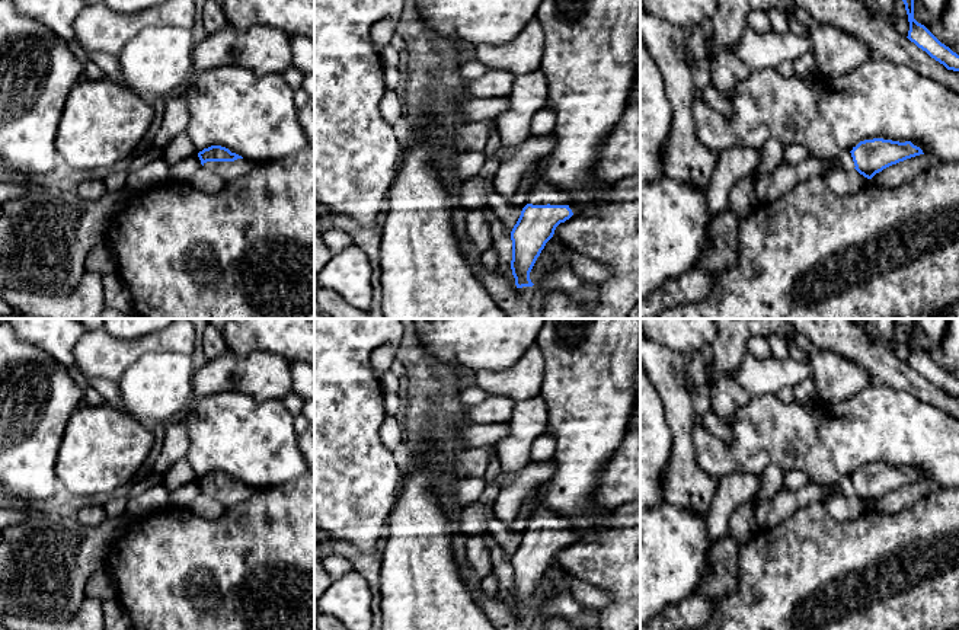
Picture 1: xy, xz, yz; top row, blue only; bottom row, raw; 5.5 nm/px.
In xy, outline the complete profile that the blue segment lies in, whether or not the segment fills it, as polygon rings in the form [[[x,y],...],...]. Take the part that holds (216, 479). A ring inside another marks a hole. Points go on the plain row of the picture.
[[[211,471],[198,479],[201,490],[224,508],[243,503],[258,496],[262,489],[250,487],[221,471]]]

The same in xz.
[[[544,508],[528,521],[528,530],[511,557],[511,595],[517,614],[534,611],[530,598],[556,553],[573,541],[570,528],[565,518]]]

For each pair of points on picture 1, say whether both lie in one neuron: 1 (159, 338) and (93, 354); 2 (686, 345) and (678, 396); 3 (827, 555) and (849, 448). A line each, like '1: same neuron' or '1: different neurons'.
1: same neuron
2: different neurons
3: different neurons

